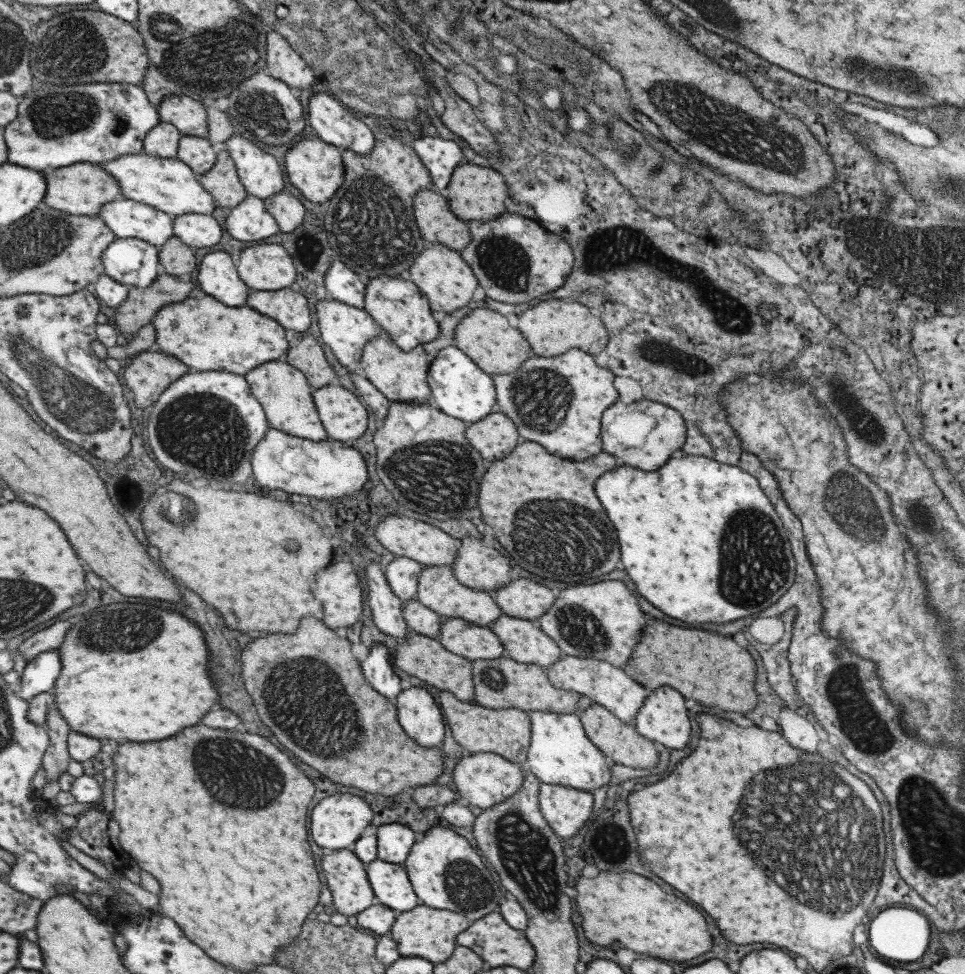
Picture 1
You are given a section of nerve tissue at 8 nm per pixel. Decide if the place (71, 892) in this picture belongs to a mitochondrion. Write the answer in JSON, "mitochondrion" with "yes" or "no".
{"mitochondrion":"no"}

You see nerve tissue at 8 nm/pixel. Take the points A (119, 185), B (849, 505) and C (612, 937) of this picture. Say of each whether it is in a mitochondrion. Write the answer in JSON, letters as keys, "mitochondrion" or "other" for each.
{"A":"other","B":"mitochondrion","C":"other"}

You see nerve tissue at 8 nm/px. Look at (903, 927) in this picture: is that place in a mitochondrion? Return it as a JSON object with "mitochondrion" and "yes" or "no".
{"mitochondrion":"no"}

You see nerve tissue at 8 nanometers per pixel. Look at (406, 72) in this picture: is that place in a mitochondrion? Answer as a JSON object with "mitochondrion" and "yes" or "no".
{"mitochondrion":"yes"}

